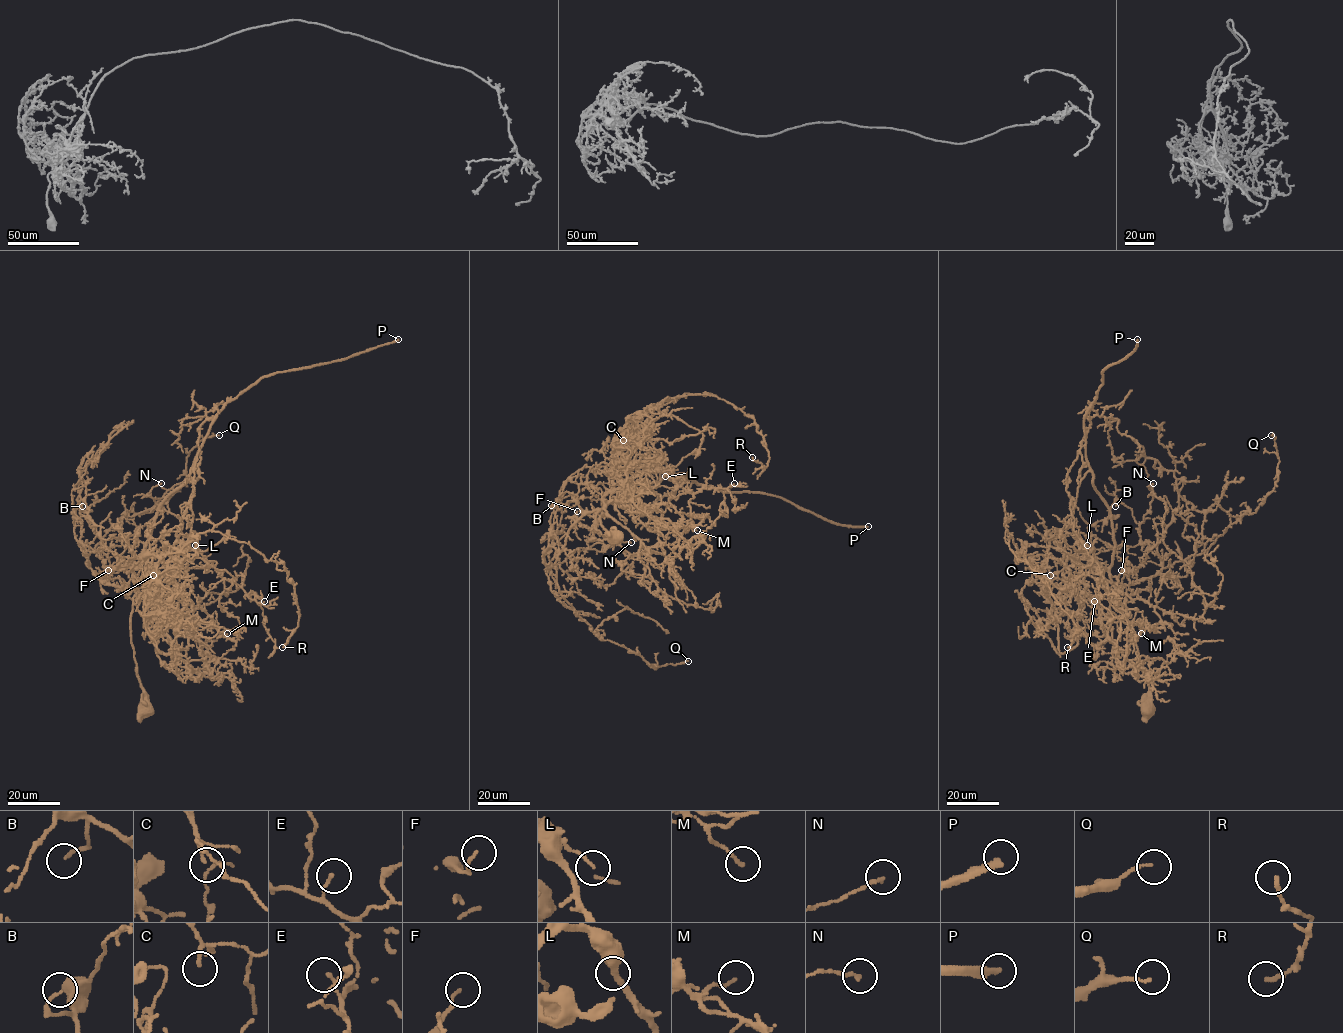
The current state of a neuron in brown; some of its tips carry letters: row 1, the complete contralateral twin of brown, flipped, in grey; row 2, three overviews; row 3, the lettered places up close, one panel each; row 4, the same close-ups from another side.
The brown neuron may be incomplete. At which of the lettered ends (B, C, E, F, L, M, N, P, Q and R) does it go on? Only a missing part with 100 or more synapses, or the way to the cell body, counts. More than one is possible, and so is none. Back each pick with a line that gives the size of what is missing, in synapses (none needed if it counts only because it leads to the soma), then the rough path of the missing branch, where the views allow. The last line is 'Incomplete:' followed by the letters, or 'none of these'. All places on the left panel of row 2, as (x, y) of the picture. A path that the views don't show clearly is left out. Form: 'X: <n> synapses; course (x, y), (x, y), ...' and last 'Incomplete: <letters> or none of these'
P: 700 synapses
Incomplete: P

